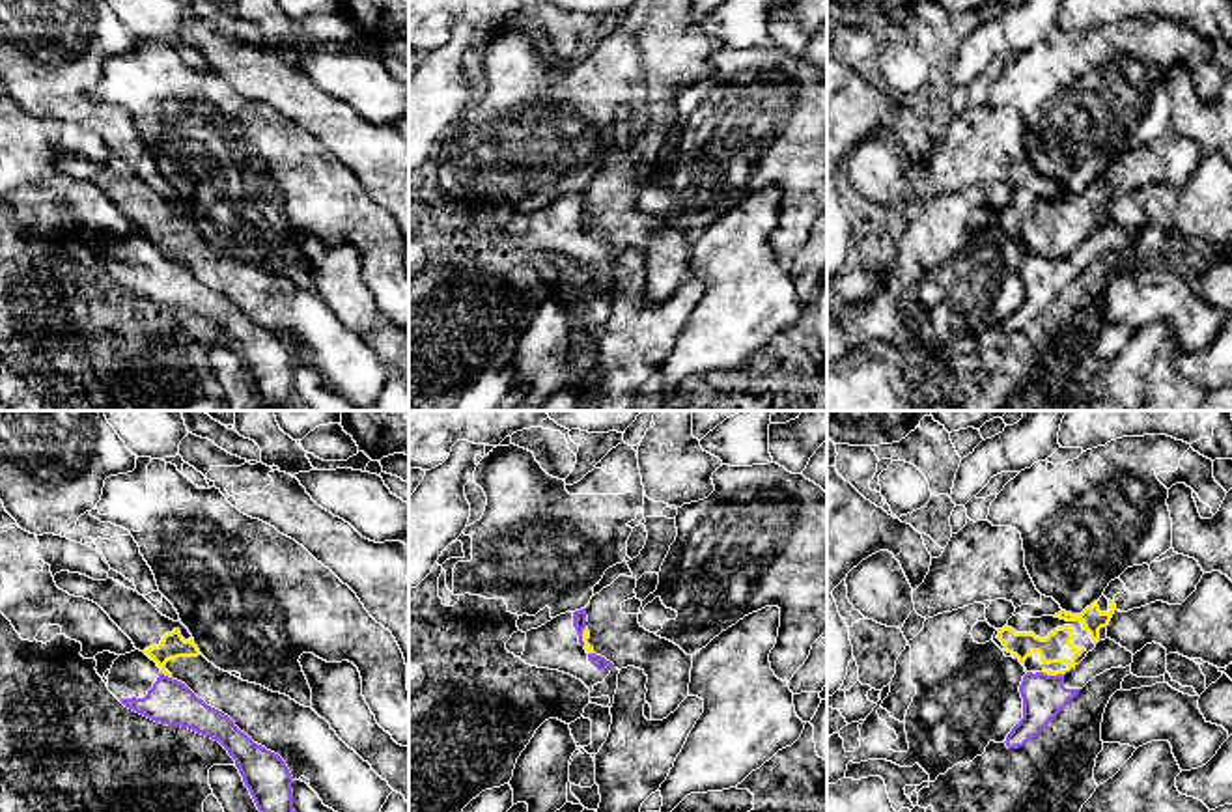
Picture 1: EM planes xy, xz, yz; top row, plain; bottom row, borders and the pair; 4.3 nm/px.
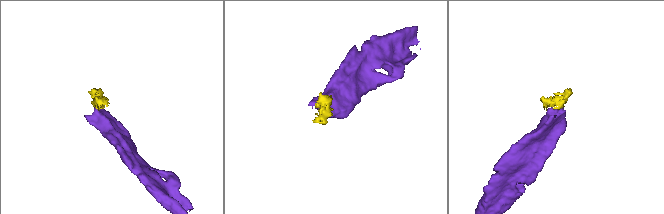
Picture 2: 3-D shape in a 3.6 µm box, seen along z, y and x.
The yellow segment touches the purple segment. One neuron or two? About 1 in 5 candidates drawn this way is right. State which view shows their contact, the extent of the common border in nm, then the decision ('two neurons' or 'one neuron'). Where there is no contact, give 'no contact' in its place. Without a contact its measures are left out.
yz | 90 nm | two neurons

